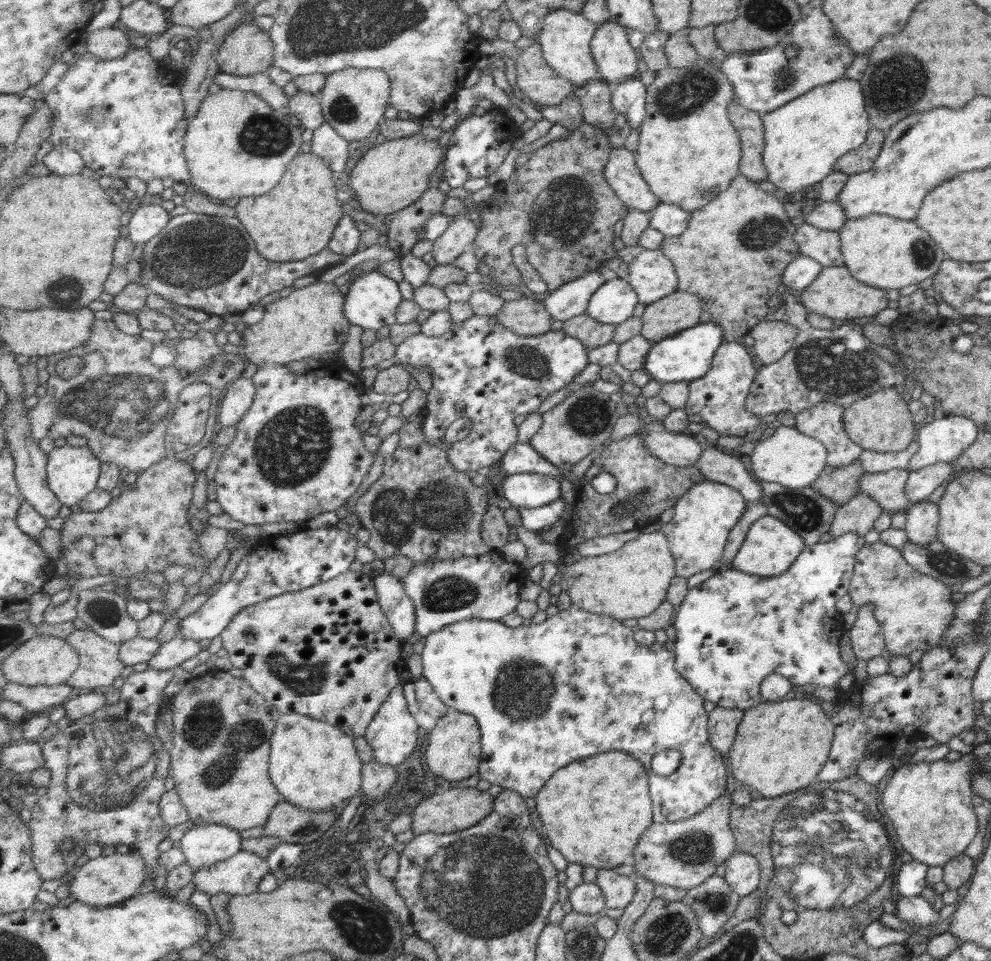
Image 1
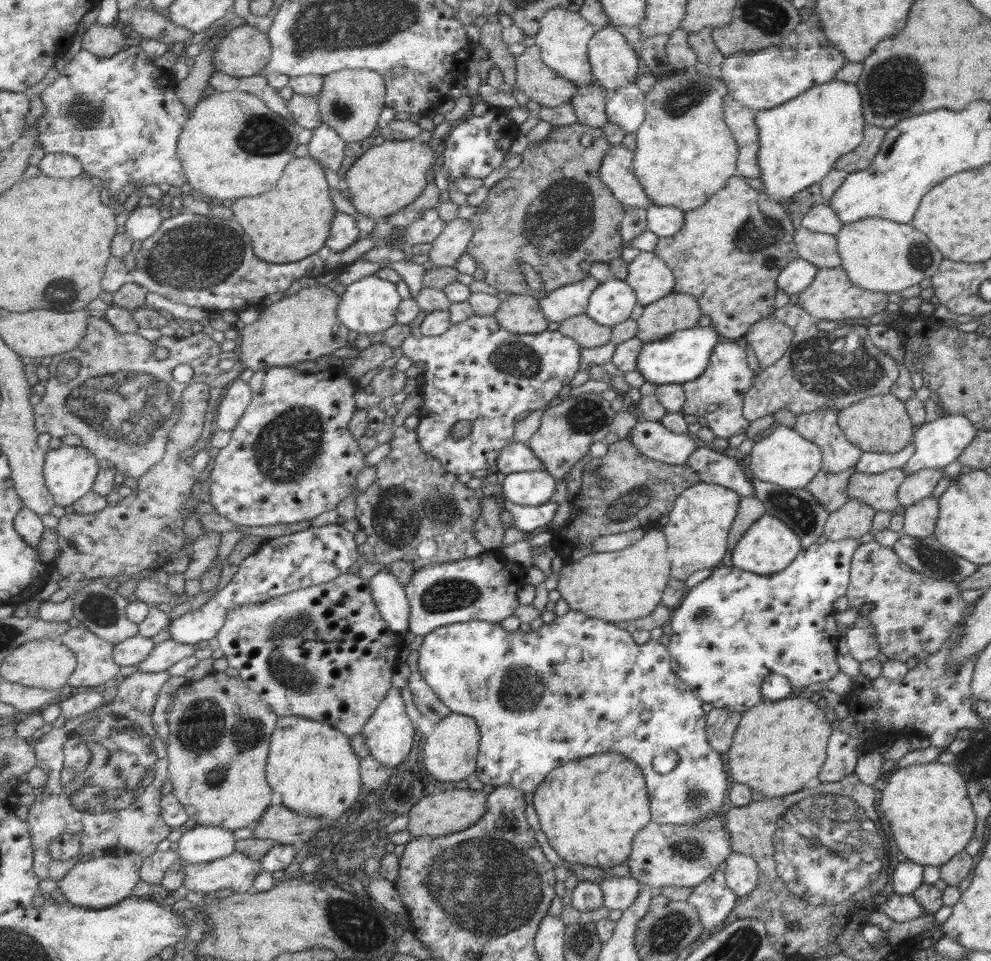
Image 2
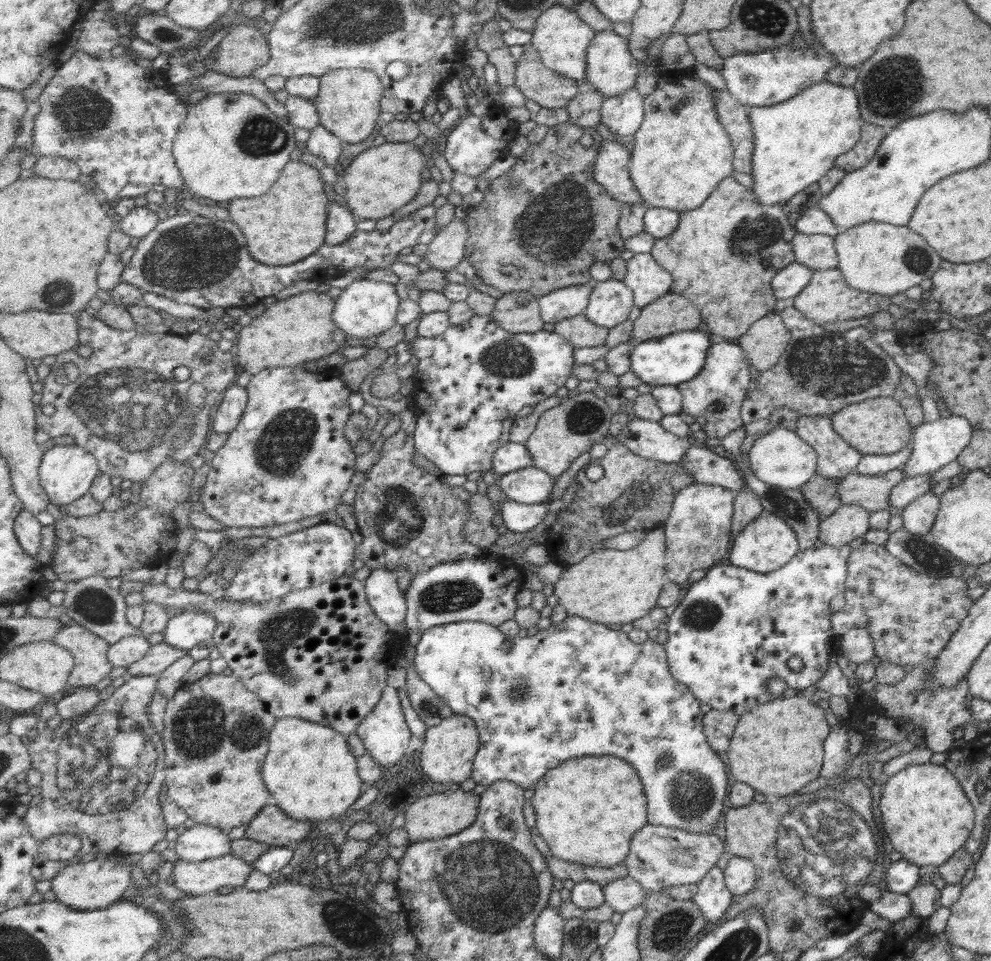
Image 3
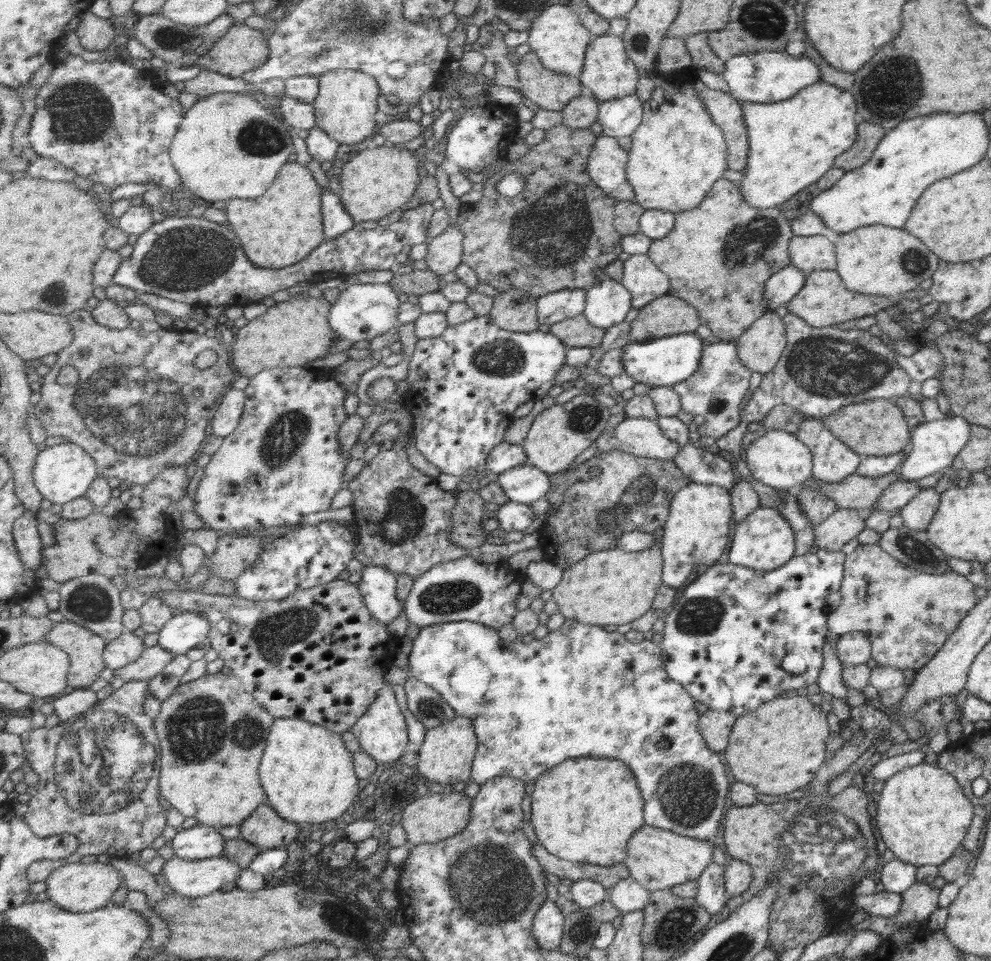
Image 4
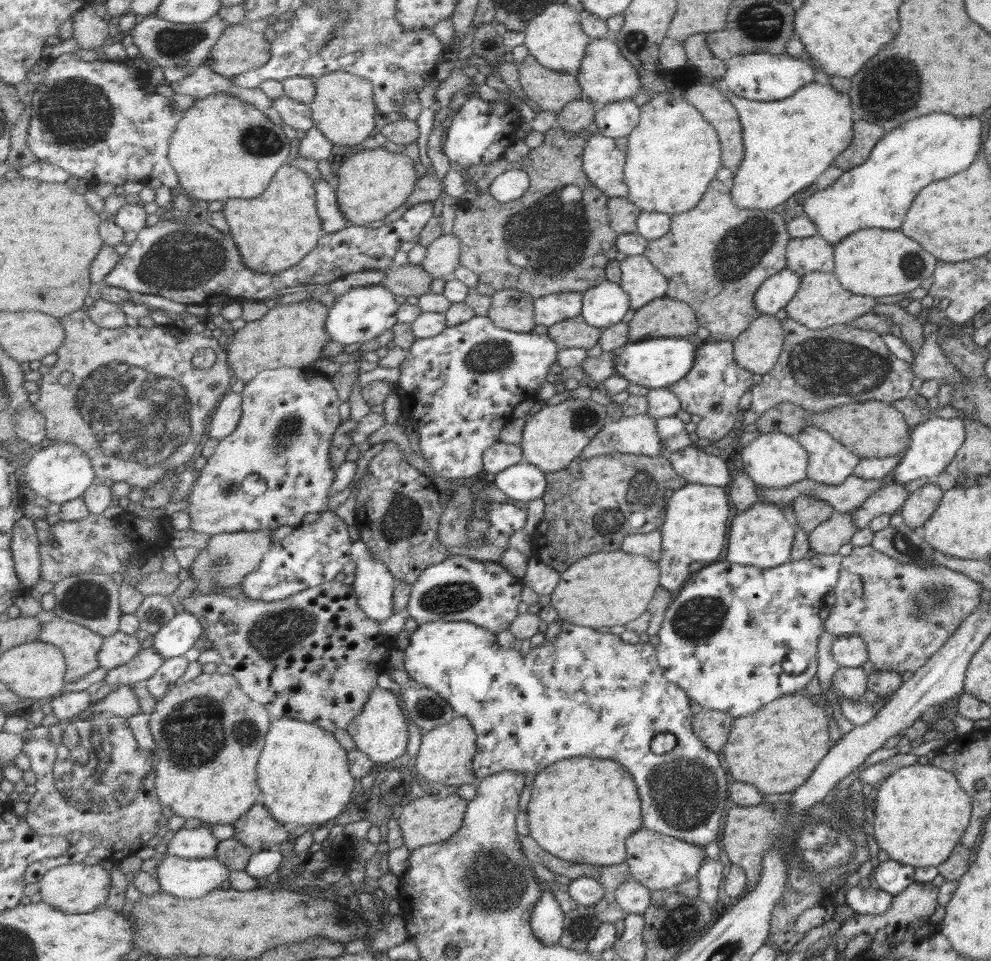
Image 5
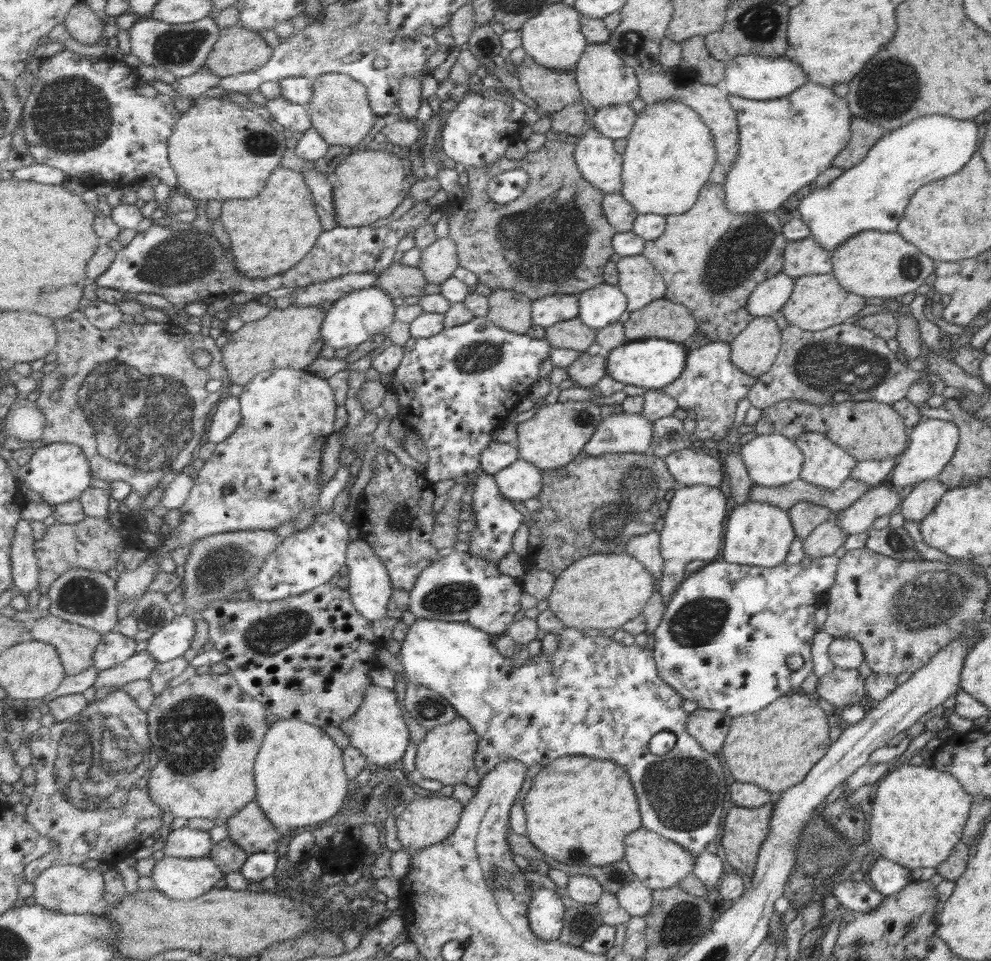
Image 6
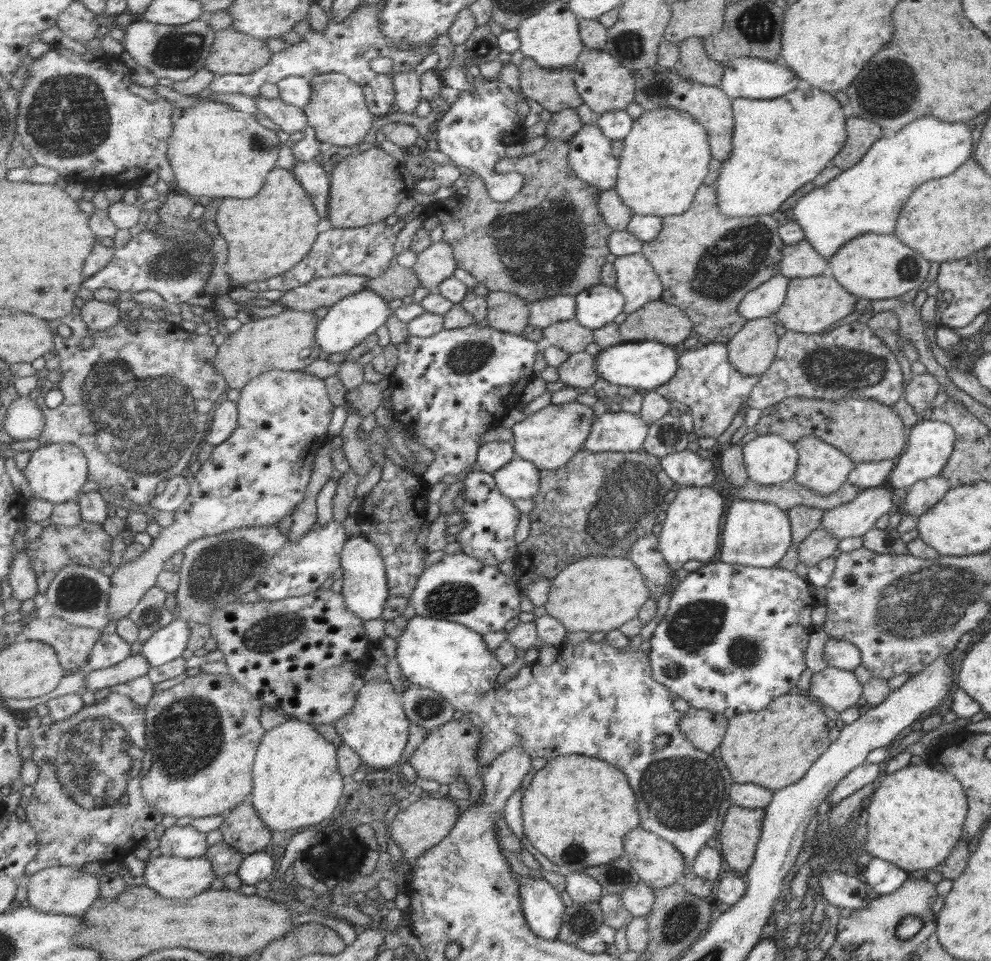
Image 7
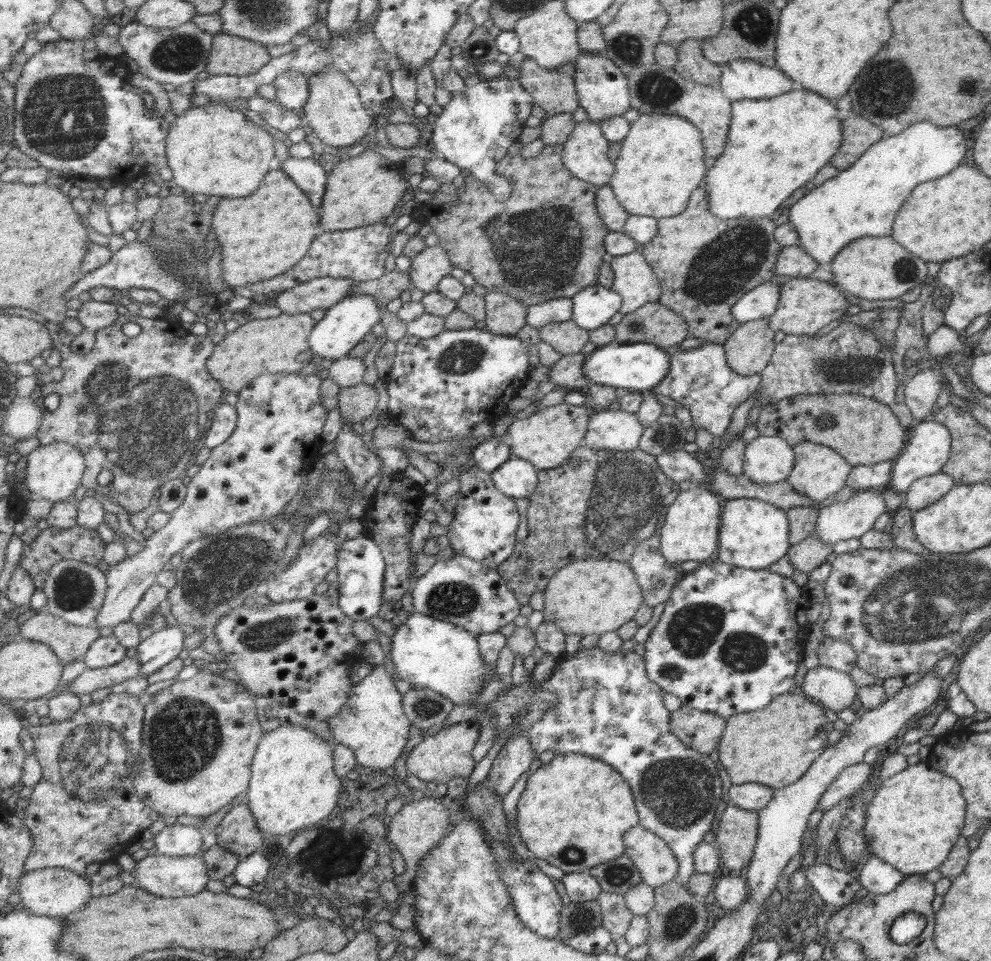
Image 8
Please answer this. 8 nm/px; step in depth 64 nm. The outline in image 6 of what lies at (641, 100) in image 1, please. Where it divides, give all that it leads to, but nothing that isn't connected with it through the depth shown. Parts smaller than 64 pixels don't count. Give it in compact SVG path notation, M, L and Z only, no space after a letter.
M629 104L611 105L600 108L594 114L594 126L614 140L627 139L637 122L639 115Z

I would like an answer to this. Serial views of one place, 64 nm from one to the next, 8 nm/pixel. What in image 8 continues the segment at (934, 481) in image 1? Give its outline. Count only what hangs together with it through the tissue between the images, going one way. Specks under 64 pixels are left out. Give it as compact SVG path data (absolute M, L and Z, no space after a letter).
M857 490L847 500L831 502L829 506L818 509L814 528L815 535L821 541L831 544L850 538L858 539L863 533L873 528L875 519L880 514L886 512L881 494L882 490Z

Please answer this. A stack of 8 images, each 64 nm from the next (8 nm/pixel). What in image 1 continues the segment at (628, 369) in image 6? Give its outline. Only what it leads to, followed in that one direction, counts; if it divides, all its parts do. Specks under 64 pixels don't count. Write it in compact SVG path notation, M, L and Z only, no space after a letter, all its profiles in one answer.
M698 323L691 328L686 328L672 337L654 343L647 360L645 369L649 371L653 379L661 382L693 381L701 378L709 366L717 346L724 341L723 329L717 323Z

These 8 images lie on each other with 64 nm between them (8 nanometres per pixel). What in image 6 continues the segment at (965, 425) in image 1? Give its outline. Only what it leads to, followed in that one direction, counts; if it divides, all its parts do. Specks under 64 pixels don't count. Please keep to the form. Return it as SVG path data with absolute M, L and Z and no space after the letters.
M923 419L909 428L908 445L895 457L896 463L891 472L891 485L895 488L935 479L945 468L959 442L959 429L953 422L937 419Z

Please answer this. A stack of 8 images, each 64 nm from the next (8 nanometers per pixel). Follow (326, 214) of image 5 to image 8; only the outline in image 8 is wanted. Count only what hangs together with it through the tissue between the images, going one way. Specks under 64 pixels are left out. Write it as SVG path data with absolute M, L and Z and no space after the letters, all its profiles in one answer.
M288 156L280 167L309 195L315 209L321 210L329 176L326 165L321 160L297 159Z

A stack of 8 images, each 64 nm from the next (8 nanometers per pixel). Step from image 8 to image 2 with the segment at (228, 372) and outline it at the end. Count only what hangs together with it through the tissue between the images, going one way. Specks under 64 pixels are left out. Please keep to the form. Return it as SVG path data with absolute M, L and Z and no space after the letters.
M316 284L266 305L255 322L245 325L238 340L245 368L256 373L268 365L291 367L299 362L330 355L347 346L349 327L338 315L341 297L335 290Z

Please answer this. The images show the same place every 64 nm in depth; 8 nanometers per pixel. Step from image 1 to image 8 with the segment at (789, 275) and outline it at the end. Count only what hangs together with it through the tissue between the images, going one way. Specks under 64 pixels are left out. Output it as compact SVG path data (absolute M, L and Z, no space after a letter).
M765 282L755 286L755 289L742 294L739 301L731 306L731 315L740 323L767 319L779 302L780 285Z

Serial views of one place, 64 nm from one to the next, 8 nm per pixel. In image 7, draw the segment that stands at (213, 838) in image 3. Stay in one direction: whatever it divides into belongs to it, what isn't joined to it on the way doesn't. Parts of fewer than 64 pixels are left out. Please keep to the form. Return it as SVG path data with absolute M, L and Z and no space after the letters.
M174 824L165 830L159 842L160 854L170 857L201 858L205 857L210 848L207 844L207 833L197 830L192 824Z

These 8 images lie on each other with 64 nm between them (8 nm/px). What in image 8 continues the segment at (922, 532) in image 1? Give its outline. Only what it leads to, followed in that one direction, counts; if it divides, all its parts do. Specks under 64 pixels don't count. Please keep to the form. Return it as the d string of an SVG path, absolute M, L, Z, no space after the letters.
M941 472L918 478L911 482L905 491L905 500L902 502L902 506L912 512L921 510L921 508L929 506L931 502L939 500L952 486L953 480Z

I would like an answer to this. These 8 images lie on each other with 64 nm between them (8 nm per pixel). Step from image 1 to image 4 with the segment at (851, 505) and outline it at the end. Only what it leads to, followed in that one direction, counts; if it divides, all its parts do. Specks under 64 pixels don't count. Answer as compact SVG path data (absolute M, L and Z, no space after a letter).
M838 508L813 527L813 544L819 549L839 551L865 528L861 510Z

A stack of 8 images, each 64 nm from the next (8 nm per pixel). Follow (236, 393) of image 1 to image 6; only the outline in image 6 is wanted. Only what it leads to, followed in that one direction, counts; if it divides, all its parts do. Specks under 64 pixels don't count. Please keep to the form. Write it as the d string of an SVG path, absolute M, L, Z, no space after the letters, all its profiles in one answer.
M239 396L223 398L216 407L214 422L211 422L211 430L208 431L207 440L219 444L226 441L235 430L239 429L242 422L242 402Z

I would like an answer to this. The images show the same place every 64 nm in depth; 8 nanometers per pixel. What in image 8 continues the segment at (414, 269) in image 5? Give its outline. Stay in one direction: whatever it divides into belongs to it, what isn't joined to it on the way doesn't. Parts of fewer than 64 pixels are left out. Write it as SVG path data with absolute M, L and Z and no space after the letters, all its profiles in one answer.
M395 268L378 280L357 282L349 297L367 294L368 296L374 296L379 301L379 305L385 307L391 300L399 298L403 292L411 291L414 288L409 272L401 272L401 270Z

